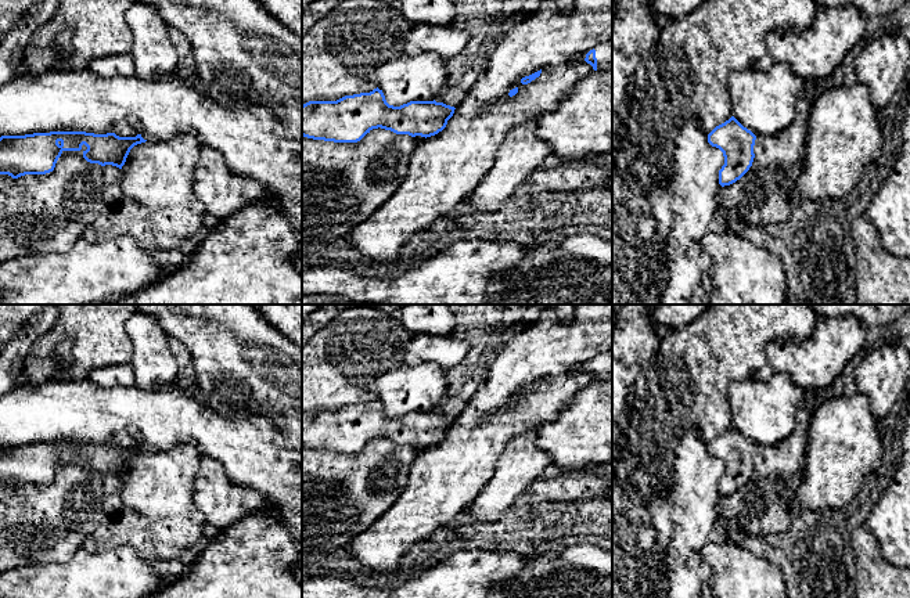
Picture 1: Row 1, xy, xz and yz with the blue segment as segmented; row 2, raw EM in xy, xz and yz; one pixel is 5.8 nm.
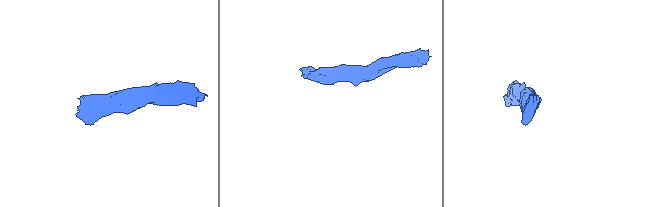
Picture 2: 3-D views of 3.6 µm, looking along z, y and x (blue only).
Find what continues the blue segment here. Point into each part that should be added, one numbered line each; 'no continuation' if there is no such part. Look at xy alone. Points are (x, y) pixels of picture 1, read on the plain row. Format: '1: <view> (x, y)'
no continuation

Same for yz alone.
no continuation

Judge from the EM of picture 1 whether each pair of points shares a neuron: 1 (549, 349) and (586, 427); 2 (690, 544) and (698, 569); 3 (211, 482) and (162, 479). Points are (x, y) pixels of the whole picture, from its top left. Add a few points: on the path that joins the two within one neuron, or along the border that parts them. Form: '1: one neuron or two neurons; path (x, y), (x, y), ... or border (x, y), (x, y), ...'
1: two neurons; border (594, 381), (583, 386), (549, 421)
2: one neuron; path (690, 550), (690, 561), (693, 564)
3: two neurons; border (204, 456), (194, 489), (194, 504), (201, 512)

